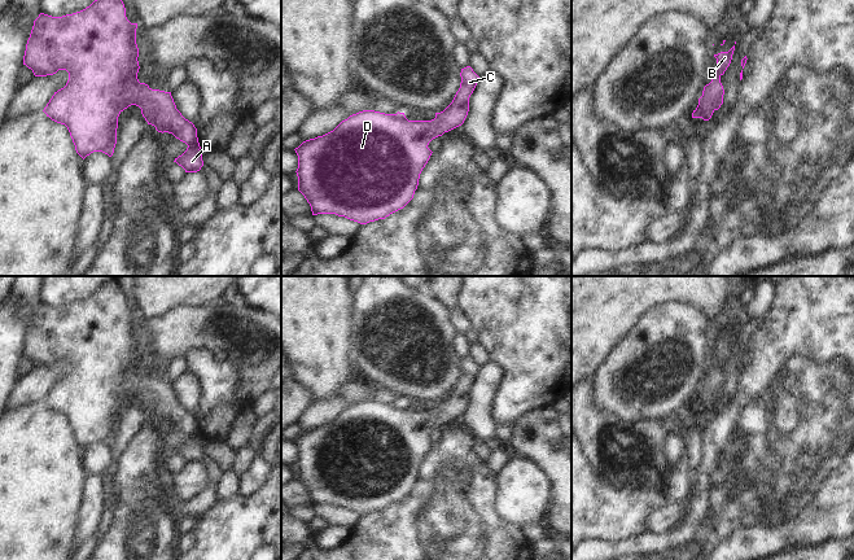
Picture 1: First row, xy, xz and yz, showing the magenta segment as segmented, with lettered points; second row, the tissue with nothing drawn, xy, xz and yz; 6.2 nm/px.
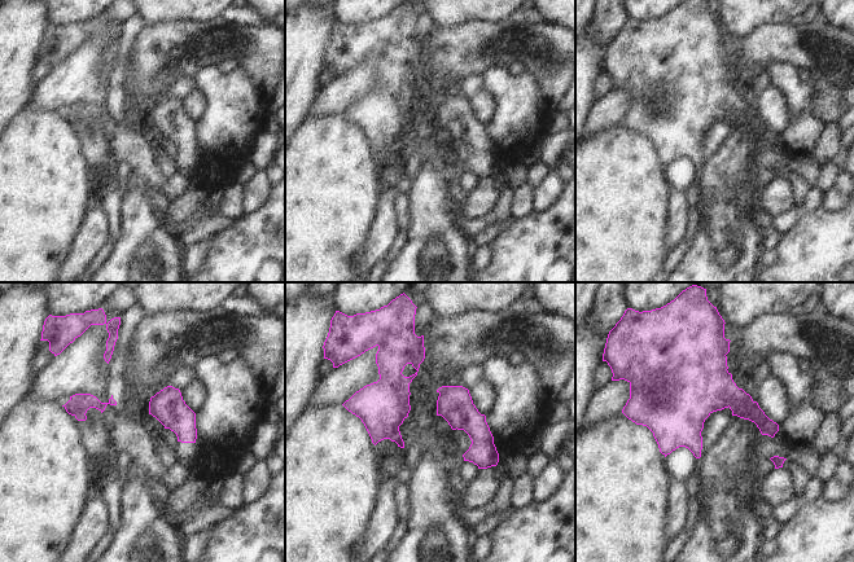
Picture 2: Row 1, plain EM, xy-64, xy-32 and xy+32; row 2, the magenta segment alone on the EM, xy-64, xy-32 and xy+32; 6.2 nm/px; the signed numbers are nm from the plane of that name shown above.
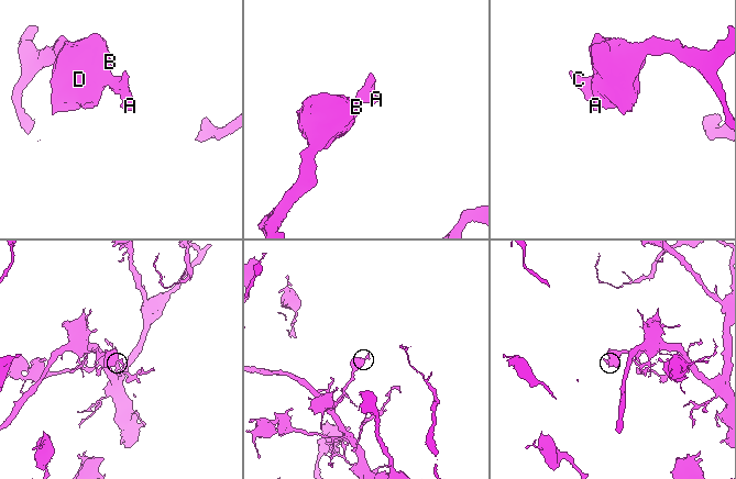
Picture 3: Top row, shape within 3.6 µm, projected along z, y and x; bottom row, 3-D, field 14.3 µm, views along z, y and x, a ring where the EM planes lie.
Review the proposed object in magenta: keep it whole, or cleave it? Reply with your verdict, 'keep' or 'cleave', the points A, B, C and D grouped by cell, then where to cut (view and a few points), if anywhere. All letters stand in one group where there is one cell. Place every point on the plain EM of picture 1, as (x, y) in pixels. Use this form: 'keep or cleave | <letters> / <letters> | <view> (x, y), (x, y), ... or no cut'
keep | A B C D | no cut

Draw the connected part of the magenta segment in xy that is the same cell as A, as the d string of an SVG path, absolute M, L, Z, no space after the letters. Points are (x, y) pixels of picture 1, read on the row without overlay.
M115 279L73 305L52 307L40 303L26 334L23 355L35 367L53 366L58 360L69 363L66 376L54 382L43 402L67 417L75 441L83 450L93 442L113 446L118 407L128 397L136 395L148 415L154 416L158 423L172 424L188 436L174 452L185 463L197 463L203 456L197 419L176 399L171 382L152 380L137 369L140 356L136 319L137 314L127 310L124 294Z

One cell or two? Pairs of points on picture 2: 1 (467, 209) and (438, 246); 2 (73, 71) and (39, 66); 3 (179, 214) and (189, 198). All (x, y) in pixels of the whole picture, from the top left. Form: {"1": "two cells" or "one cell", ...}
{"1": "two cells", "2": "two cells", "3": "one cell"}

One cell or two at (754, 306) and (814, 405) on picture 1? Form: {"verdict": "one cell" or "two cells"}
{"verdict": "two cells"}

